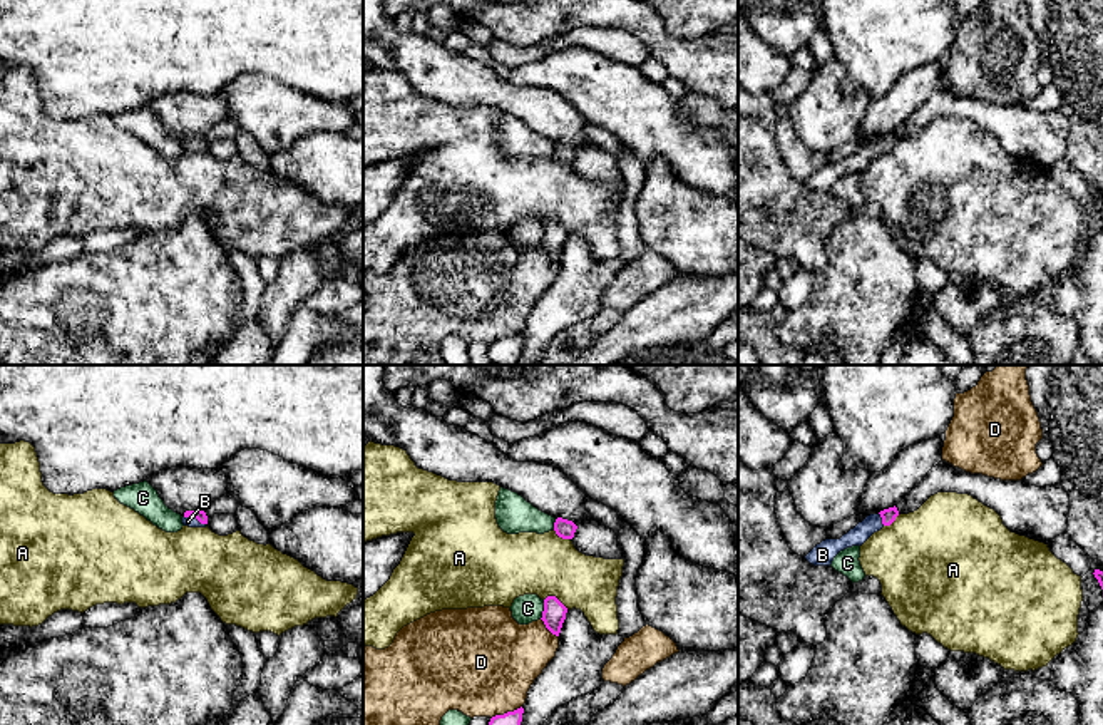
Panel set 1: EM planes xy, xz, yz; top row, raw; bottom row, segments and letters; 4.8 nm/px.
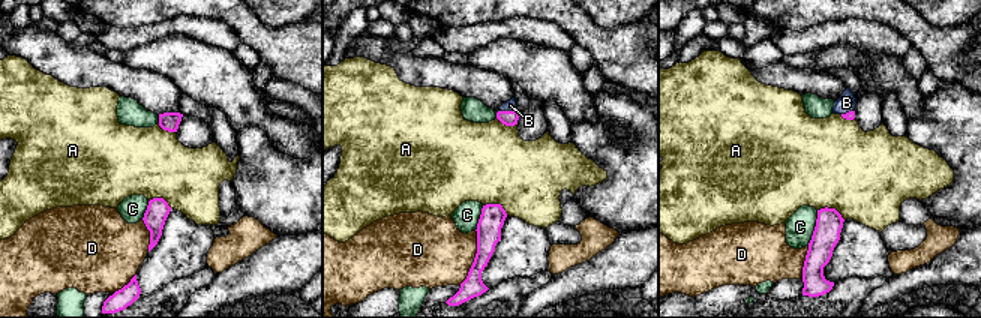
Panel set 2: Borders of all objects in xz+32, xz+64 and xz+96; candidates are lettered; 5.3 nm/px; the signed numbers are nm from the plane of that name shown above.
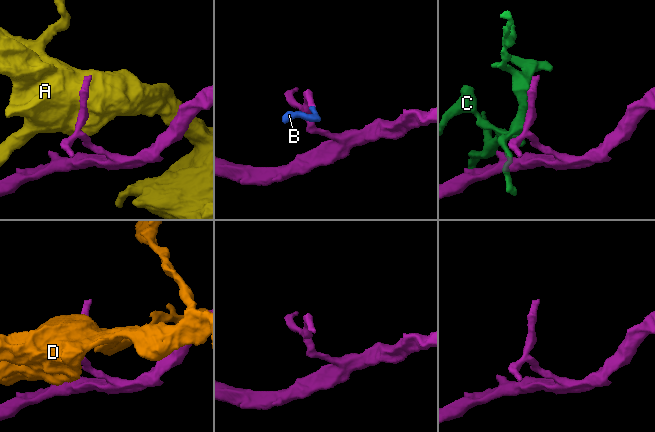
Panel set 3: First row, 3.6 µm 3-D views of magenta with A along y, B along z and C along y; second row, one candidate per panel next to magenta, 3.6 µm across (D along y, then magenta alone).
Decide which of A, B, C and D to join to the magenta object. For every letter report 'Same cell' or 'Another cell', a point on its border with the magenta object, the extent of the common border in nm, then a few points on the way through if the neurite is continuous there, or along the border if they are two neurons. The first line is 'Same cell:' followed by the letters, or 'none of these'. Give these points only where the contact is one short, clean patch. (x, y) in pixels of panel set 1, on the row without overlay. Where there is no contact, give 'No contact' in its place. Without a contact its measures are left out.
Same cell: B
A: Another cell. Touches magenta at xz (554, 221). Shared border 130 nm
B: Same cell. Touches magenta at xy (194, 141). Shared border 110 nm. Path across: xy (201, 141), (194, 141), (188, 146)
C: Another cell. Touches magenta at xz (544, 235). Shared border 100 nm
D: Another cell. Touches magenta at xz (507, 337). Shared border 170 nm

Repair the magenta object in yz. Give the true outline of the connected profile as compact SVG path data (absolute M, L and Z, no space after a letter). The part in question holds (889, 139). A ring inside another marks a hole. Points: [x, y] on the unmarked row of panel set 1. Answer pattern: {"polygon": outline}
{"polygon": "M895 131L879 139L870 139L840 164L825 164L817 169L805 184L813 191L830 191L840 176L862 171L874 157L880 156L884 151L890 151L897 141L899 136Z"}

